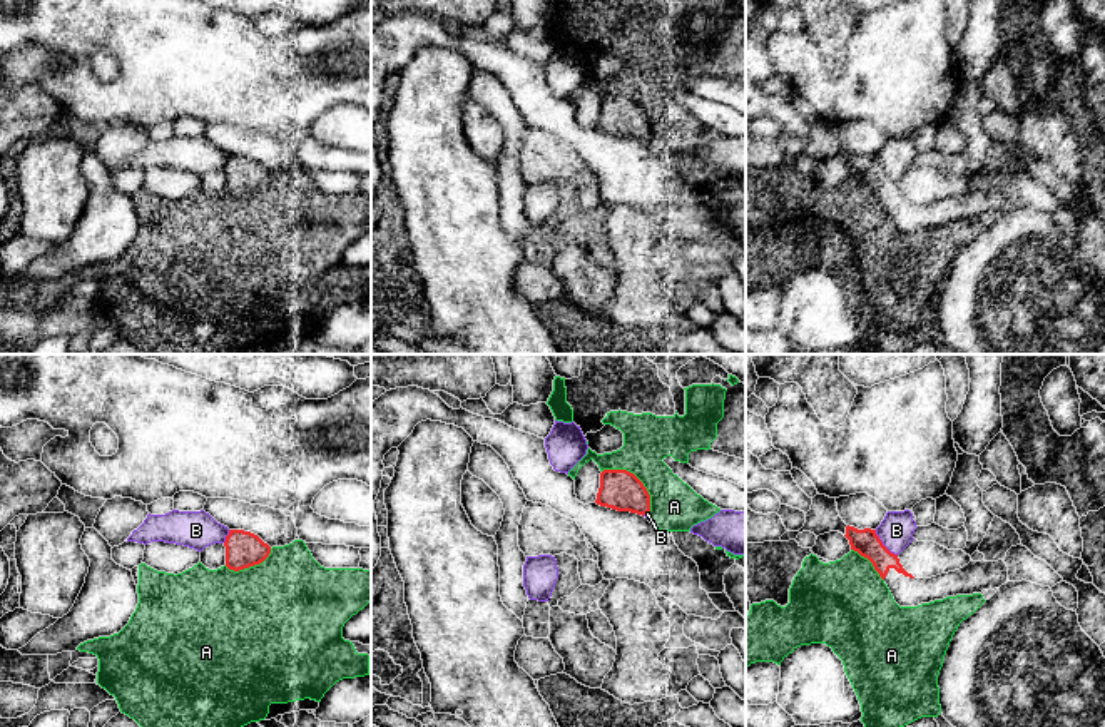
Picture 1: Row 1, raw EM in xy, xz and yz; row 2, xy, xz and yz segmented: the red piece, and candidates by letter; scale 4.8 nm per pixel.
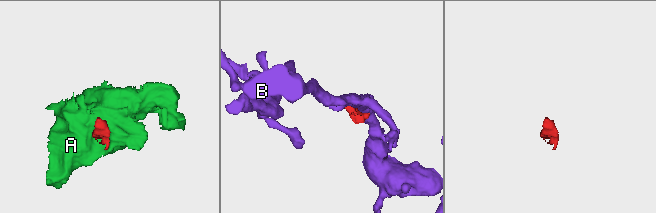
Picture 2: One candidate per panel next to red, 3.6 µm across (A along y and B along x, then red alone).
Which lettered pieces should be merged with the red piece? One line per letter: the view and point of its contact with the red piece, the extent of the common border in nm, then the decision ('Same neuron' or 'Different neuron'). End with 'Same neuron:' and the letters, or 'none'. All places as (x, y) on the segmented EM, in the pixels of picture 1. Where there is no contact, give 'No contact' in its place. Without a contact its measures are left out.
A: Touches red at xz (637, 478). Shared border 300 nm. Different neuron
B: Touches red at yz (881, 543). Shared border 170 nm. Different neuron
Same neuron: none

